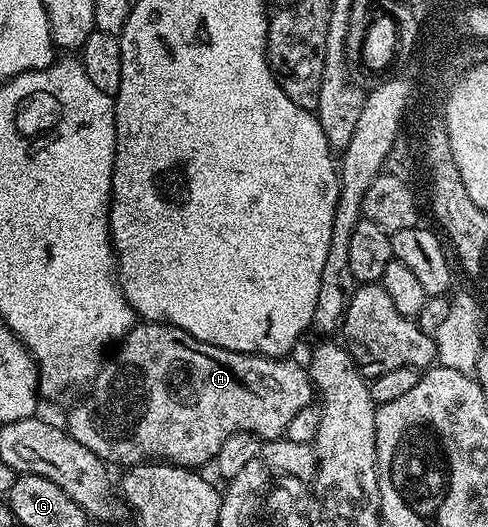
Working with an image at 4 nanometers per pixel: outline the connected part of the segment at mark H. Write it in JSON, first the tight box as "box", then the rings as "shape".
{"box":[66,321,314,467],"shape":[[[158,321],[137,323],[118,342],[114,352],[116,354],[113,357],[111,354],[105,360],[96,376],[92,378],[87,386],[87,389],[89,388],[88,394],[69,411],[68,422],[66,422],[69,437],[78,439],[78,443],[82,443],[82,447],[90,447],[90,451],[94,451],[94,455],[98,455],[112,467],[115,467],[115,465],[131,467],[145,463],[167,463],[181,467],[204,467],[200,465],[206,464],[207,461],[209,464],[209,462],[216,458],[222,443],[226,443],[226,439],[235,433],[253,433],[255,437],[260,438],[261,442],[264,443],[283,438],[288,432],[290,419],[294,419],[294,415],[298,415],[298,411],[302,411],[307,405],[313,404],[314,401],[314,386],[309,370],[305,366],[303,369],[298,362],[291,361],[293,359],[291,356],[262,357],[258,353],[230,351],[229,349],[223,349],[217,345],[206,343],[202,339],[190,335],[186,330],[179,329],[177,325],[166,325]]]}

